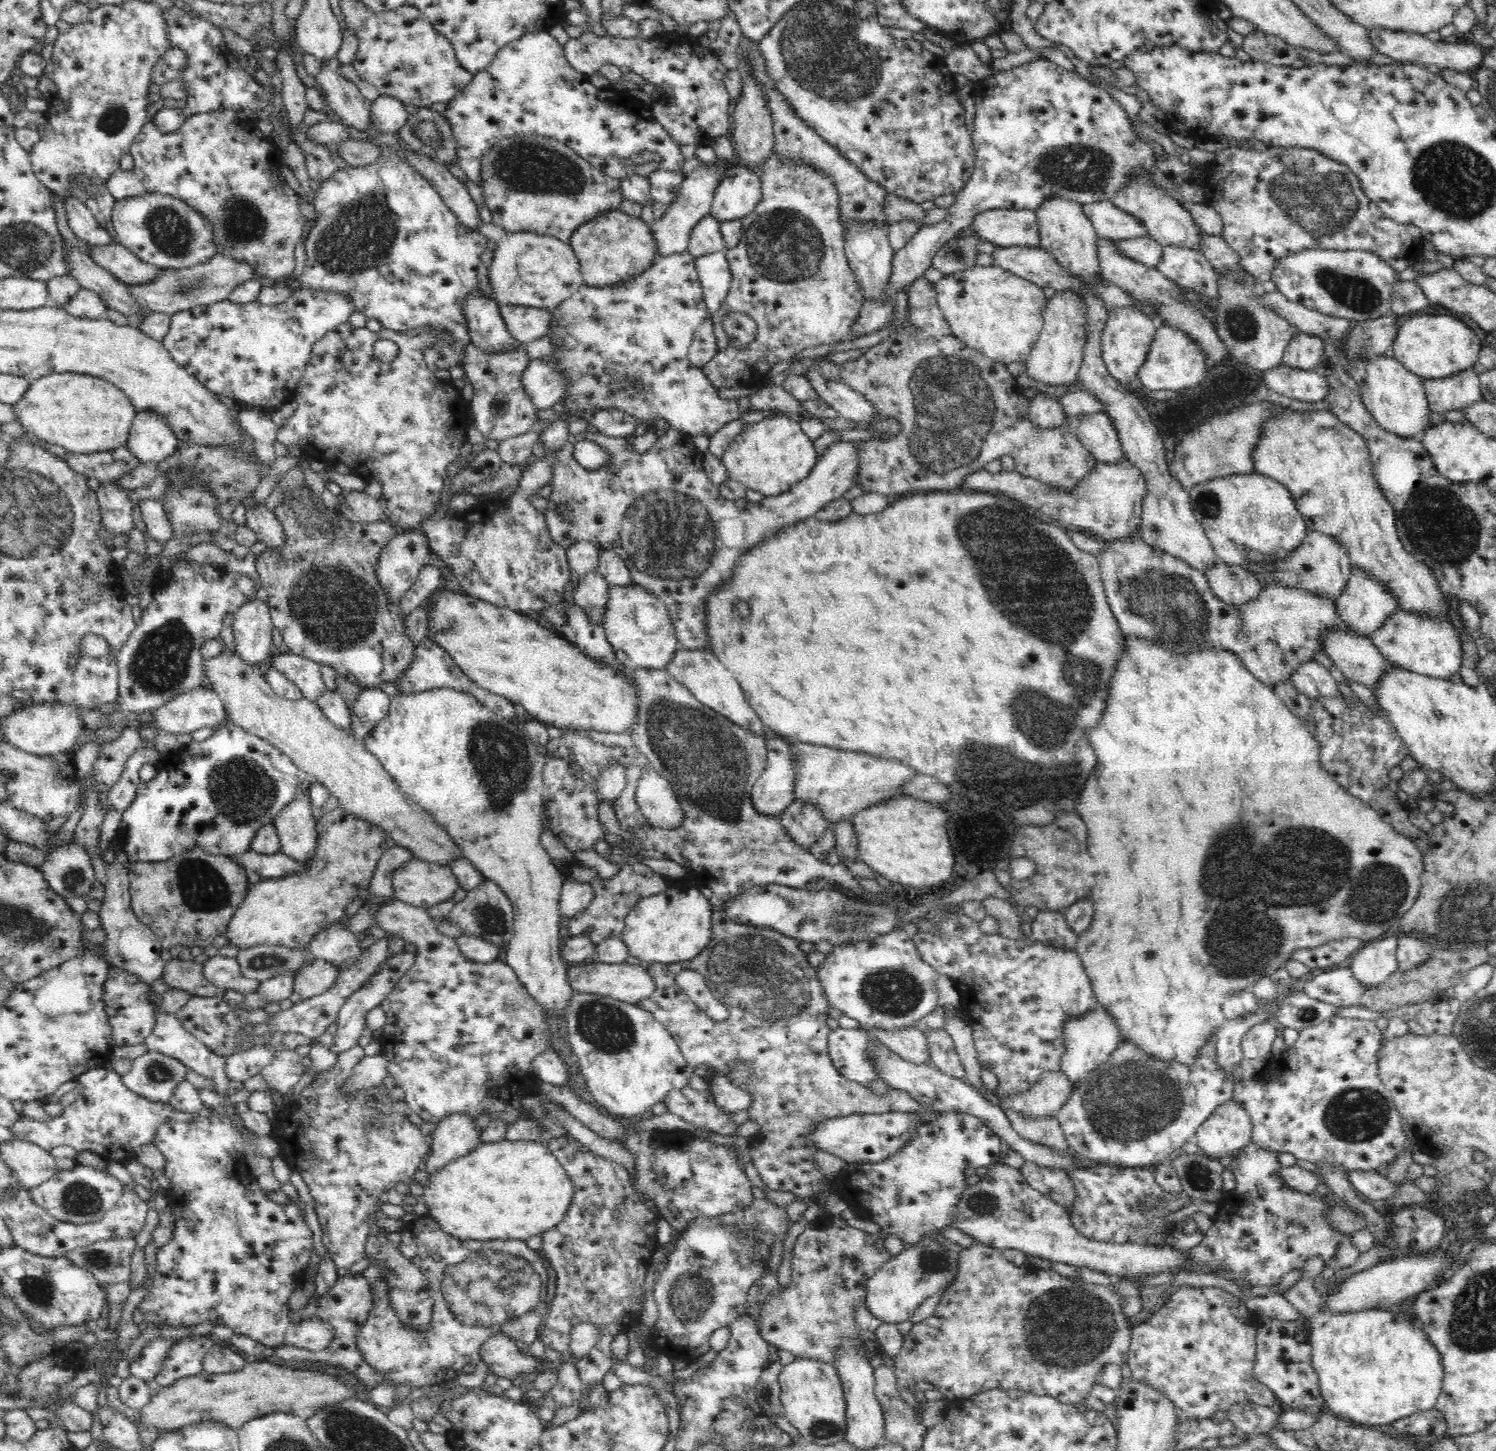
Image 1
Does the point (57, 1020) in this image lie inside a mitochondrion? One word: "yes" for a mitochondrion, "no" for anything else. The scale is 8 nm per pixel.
yes

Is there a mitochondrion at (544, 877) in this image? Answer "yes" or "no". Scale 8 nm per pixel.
no

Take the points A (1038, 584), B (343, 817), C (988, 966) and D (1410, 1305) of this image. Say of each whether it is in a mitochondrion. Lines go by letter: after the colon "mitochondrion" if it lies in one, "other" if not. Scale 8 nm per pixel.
A: mitochondrion
B: other
C: other
D: other

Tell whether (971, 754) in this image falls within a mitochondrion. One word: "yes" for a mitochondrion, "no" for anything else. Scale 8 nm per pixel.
yes

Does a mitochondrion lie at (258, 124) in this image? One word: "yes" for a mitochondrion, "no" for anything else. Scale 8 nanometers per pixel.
no

